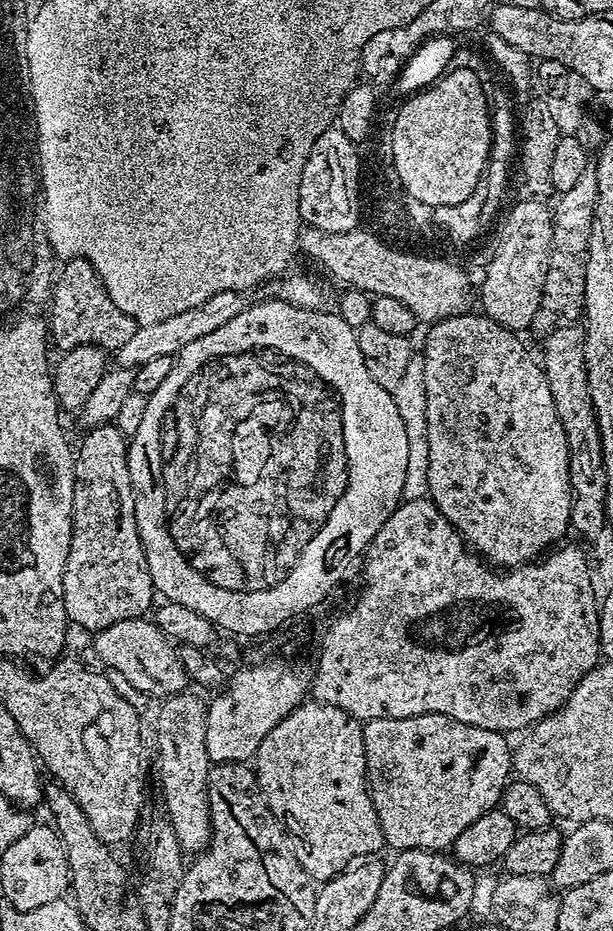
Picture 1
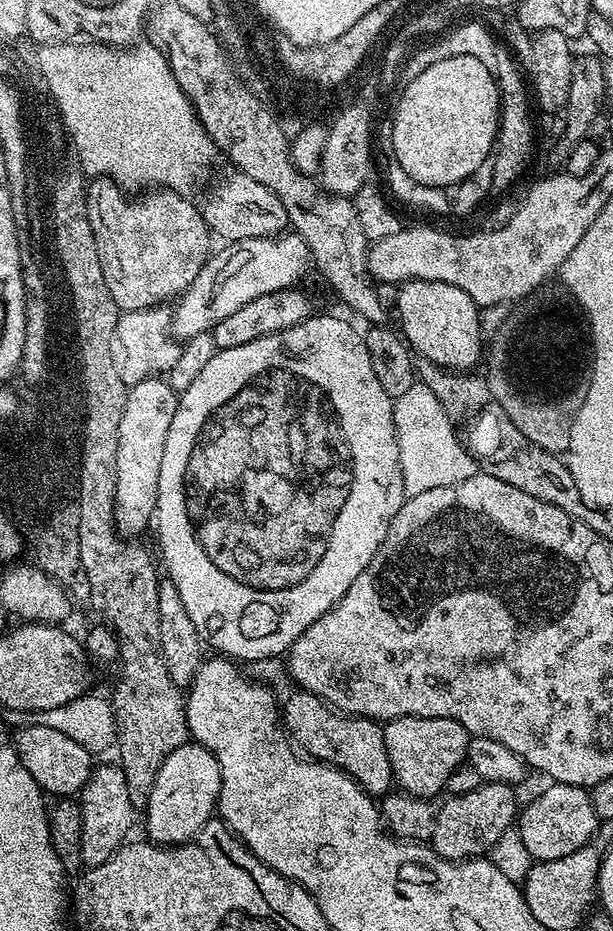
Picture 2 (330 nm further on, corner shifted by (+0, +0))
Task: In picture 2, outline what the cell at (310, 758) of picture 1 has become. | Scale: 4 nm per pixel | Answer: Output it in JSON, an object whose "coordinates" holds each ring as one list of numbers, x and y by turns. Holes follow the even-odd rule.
{"coordinates":[[292,690,288,701,282,704,282,723,289,737,297,745,300,743,311,759,347,772,369,796,383,797,393,787,394,777,386,754,384,729,377,721,337,712,314,694]]}

